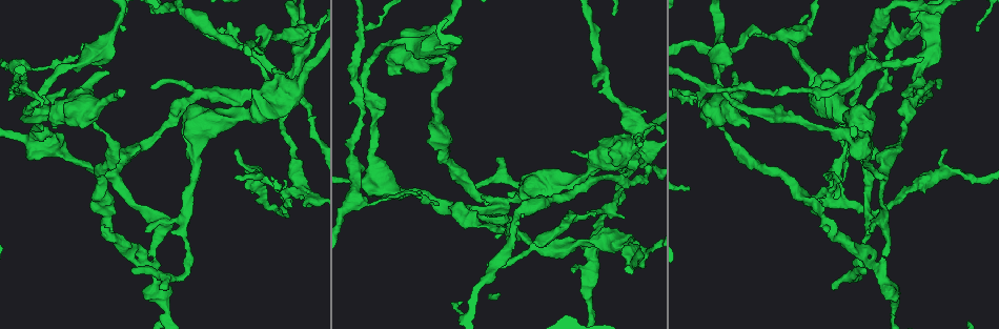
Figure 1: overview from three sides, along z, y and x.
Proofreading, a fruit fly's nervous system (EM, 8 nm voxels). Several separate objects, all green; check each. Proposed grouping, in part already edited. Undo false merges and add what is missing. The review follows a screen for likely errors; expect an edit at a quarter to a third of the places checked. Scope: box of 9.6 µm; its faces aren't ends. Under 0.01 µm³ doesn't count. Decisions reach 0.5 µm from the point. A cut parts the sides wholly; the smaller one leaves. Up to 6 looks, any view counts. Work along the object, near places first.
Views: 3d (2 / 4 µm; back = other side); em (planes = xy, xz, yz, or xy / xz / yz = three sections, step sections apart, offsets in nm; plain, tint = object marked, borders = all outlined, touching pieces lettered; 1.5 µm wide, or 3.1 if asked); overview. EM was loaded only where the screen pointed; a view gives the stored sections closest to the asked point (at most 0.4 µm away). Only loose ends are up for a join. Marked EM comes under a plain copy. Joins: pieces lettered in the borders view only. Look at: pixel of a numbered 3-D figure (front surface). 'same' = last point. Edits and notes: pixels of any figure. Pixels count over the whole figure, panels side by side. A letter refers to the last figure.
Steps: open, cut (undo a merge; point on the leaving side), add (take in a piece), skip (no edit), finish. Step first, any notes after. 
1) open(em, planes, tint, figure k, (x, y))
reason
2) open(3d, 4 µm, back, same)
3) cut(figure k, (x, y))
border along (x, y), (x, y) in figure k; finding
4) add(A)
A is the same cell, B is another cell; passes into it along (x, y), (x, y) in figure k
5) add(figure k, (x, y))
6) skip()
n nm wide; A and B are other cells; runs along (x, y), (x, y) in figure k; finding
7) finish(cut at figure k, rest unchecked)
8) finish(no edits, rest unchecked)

open(em, planes, borders, figure 1, (916, 22))
branch stops here

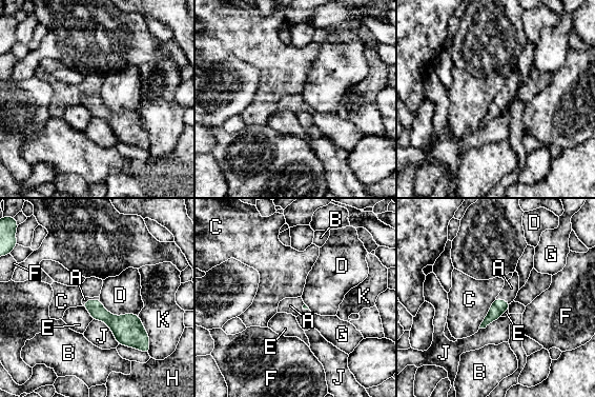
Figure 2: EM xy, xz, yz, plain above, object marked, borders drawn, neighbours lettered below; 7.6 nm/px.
add(A)
D touches over 320 nm; A is the same cell, B, C, D, E, F, G, H, J and K are other cells; passes into it along (498, 306), (504, 300), (511, 288) in figure 2; it goes on there

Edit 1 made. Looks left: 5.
open(em, planes, borders, figure 1, (636, 119))
arms part here

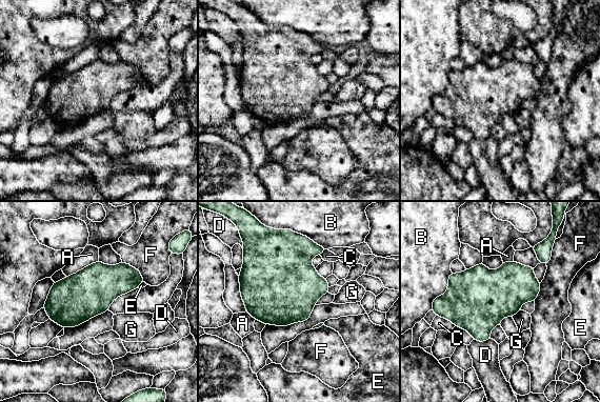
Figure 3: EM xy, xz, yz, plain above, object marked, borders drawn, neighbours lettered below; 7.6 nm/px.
skip()
A, B, C, D, E, F and G are other cells; border along (436, 315), (450, 320), (455, 325) in figure 3; continuous, no second cell

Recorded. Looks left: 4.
finish(add at figure 2, rest unchecked)

